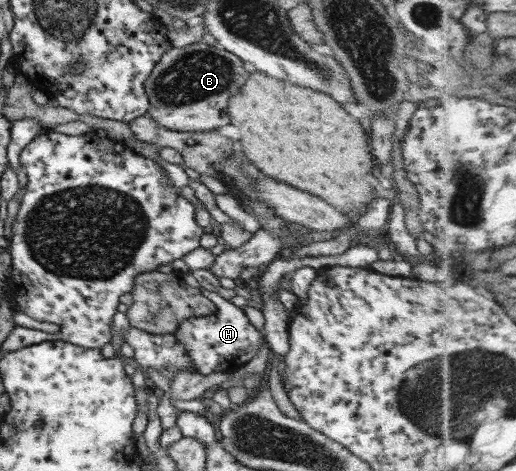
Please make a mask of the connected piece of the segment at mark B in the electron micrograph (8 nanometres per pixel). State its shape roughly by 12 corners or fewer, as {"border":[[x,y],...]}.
{"border":[[219,45],[170,48],[145,83],[176,132],[231,124],[250,72]]}

